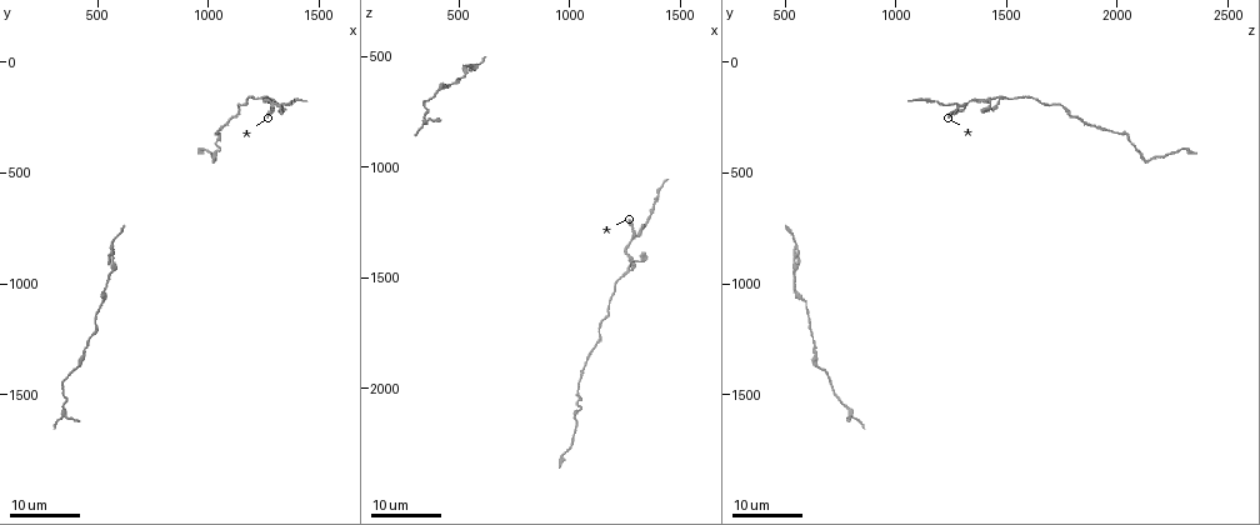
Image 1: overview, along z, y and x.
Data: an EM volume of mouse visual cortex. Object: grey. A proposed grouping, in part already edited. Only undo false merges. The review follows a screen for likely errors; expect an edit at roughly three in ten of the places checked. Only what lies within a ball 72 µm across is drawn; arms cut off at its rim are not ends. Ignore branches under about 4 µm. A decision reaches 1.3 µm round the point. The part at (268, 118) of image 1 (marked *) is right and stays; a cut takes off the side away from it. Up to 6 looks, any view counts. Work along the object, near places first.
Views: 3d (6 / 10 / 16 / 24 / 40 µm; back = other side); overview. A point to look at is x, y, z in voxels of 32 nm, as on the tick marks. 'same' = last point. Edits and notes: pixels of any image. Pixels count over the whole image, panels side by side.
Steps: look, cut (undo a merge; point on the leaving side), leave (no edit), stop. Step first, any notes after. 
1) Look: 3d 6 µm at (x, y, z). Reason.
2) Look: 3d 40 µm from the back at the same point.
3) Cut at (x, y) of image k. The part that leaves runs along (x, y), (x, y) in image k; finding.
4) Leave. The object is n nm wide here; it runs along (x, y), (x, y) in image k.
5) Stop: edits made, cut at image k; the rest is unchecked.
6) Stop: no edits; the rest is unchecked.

Look: 3d 24 µm at (1020, 440, 2140). Sudden change in width.

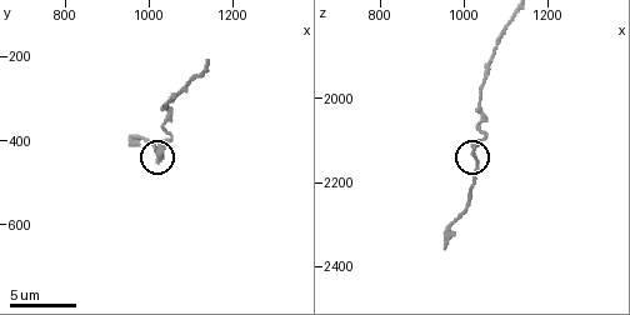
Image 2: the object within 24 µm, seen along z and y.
Look: 3d 6 µm at (1020, 445, 2140). Zoom in.

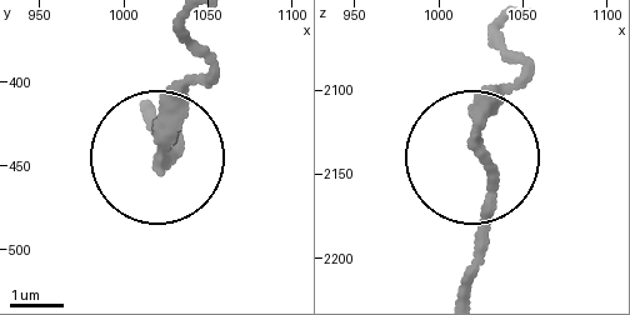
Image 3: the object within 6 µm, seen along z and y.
Leave. It runs along (504, 23), (516, 63), (476, 144), (485, 251), (473, 291) in image 3; all the same neuron.

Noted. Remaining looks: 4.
Look: 3d 24 µm at (1280, 190, 1330). Two arms in line, one across.

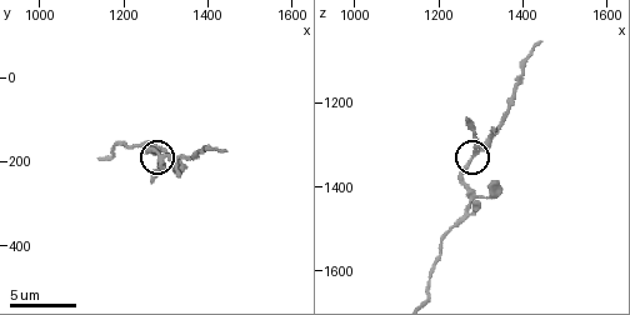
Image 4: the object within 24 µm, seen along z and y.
Look: 3d 6 µm at (1290, 190, 1315).

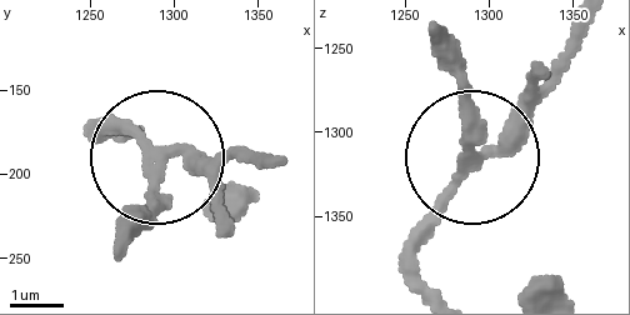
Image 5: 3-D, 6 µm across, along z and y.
Leave. 3 arms meet here; one neuron here.

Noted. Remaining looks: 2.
Look: 3d 16 µm at (560, 890, 530). Three-way junction.

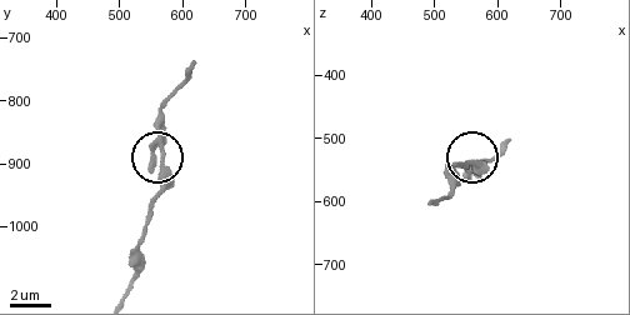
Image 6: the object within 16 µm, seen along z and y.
Look: 3d 10 µm at the same point.

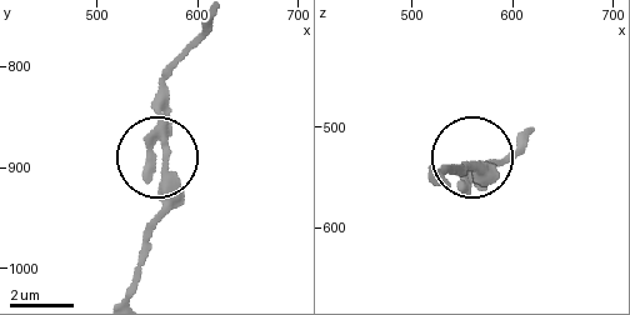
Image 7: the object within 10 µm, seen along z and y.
Leave. The object is 270 nm wide here; one neuron here.

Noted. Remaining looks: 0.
Stop: no edits; the rest is unchecked.

